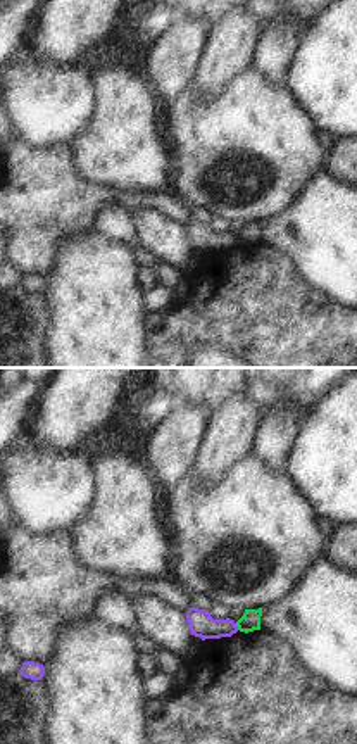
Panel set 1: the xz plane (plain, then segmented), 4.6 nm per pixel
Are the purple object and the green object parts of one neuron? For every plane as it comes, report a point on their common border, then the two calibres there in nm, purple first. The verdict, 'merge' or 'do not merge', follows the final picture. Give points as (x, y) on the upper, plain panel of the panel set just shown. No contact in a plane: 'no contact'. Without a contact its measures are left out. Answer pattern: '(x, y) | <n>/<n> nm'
(237, 240) | 120/90 nm

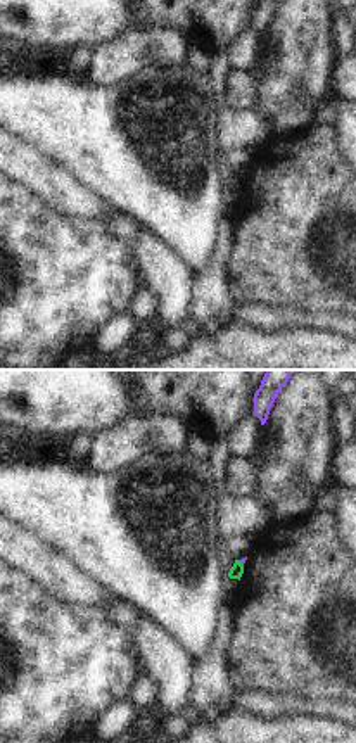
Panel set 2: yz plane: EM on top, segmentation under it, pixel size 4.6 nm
(241, 175) | 20/60 nm

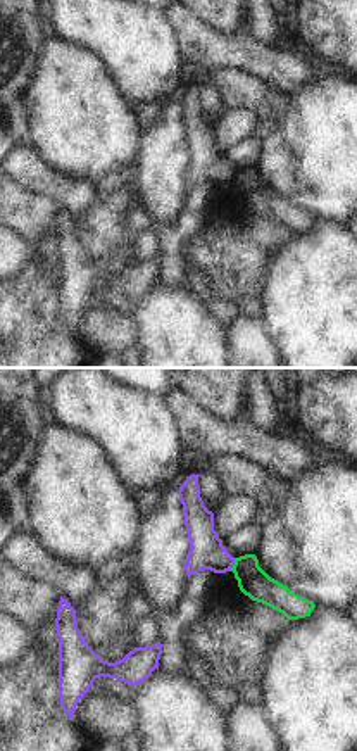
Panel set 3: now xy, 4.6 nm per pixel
(233, 176) | 160/140 nm

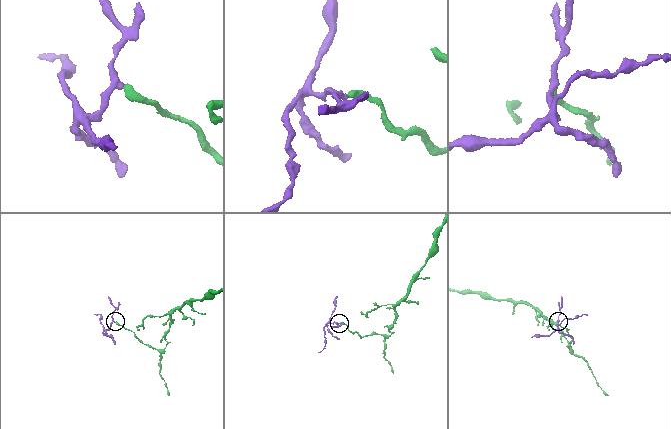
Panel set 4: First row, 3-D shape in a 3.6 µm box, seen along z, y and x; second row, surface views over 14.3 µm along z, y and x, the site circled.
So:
do not merge

